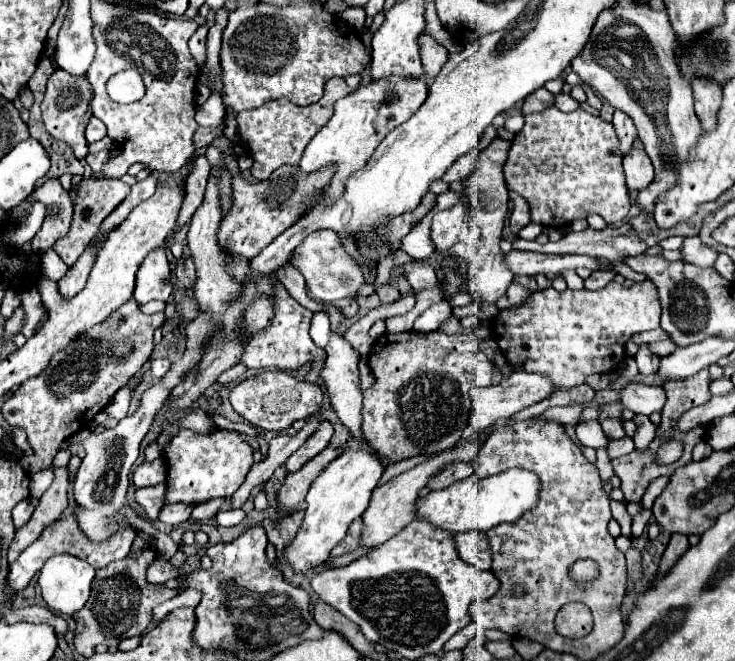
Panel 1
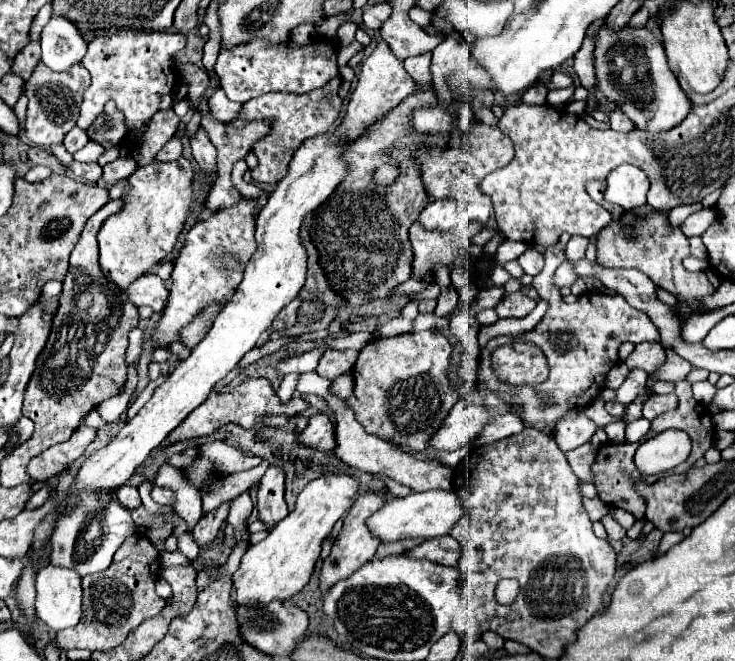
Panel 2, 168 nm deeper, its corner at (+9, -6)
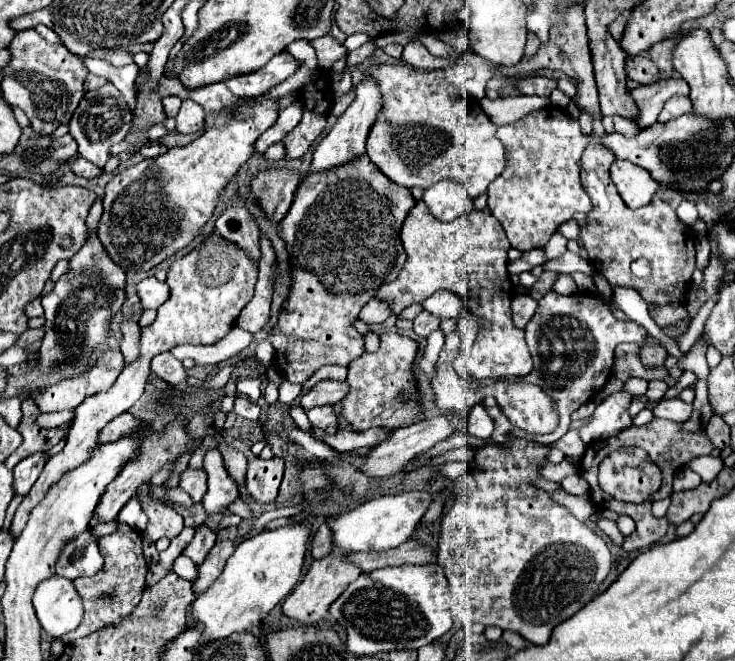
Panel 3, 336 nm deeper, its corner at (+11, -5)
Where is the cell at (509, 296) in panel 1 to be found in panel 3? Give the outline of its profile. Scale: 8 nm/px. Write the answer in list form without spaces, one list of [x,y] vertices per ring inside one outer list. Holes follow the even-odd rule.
[[[516,293],[516,295],[512,295],[510,309],[512,309],[514,325],[524,329],[526,323],[532,319],[534,311],[536,311],[536,301],[530,295],[526,295],[526,293]]]

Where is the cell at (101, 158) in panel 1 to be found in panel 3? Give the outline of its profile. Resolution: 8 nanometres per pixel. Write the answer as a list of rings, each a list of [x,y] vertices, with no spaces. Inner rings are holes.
[[[76,159],[76,161],[72,161],[72,163],[70,163],[70,169],[72,169],[76,175],[86,177],[86,179],[98,177],[98,175],[102,173],[96,165],[92,165],[90,161],[84,161],[84,159]]]

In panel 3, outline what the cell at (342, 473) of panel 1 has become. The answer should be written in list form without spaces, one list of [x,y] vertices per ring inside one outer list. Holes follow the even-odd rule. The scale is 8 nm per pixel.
[[[292,523],[274,531],[262,531],[260,535],[238,543],[222,575],[212,583],[206,593],[202,593],[192,603],[192,621],[188,625],[196,621],[204,623],[200,645],[228,637],[236,631],[248,631],[252,625],[262,623],[264,615],[270,613],[284,597],[288,597],[298,583],[310,539],[310,527],[306,527],[304,523]]]

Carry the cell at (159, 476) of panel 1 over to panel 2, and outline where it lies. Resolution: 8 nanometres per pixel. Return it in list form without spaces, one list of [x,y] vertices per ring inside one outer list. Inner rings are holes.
[[[120,486],[120,488],[116,490],[116,498],[118,498],[118,502],[120,502],[124,508],[128,508],[128,510],[136,510],[136,508],[142,506],[138,488],[132,488],[132,486]]]

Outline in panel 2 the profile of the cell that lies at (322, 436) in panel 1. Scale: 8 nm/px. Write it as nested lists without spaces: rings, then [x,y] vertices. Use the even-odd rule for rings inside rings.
[[[316,414],[308,420],[308,426],[304,432],[298,436],[298,440],[306,446],[332,452],[336,448],[336,434],[334,434],[334,424],[326,414]]]

